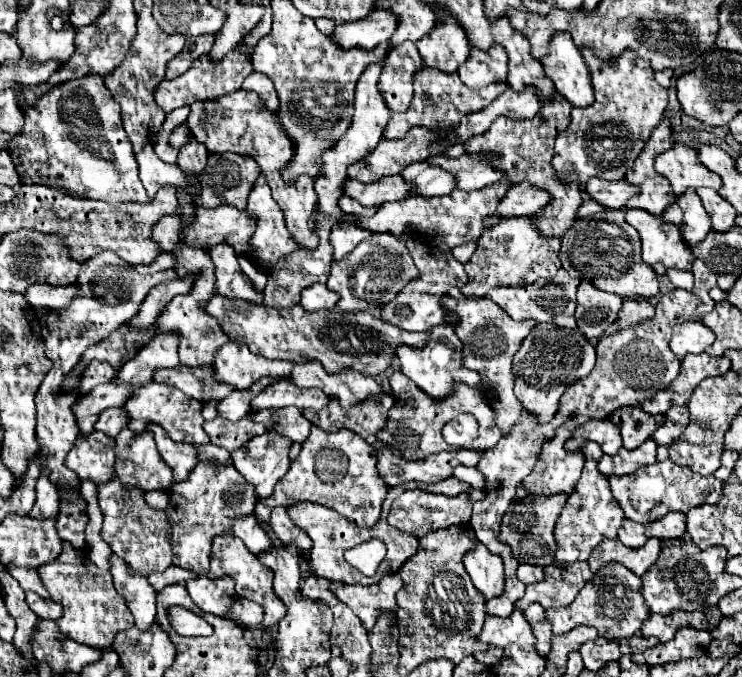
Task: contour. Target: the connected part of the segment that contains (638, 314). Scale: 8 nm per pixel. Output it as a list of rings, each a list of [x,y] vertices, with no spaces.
[[[622,297],[622,309],[618,311],[616,325],[618,329],[628,329],[640,325],[642,321],[650,321],[652,317],[654,317],[654,305],[646,297],[638,299]]]

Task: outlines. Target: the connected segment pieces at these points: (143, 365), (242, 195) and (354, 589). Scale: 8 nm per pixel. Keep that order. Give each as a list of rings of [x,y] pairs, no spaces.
[[[156,339],[152,341],[124,367],[118,371],[118,385],[130,385],[132,389],[140,389],[150,385],[152,373],[156,369],[176,367],[178,365],[178,353],[176,353],[176,339]]]
[[[212,153],[202,173],[202,205],[216,207],[220,203],[246,209],[248,193],[260,175],[258,163],[248,155]]]
[[[388,575],[374,585],[346,585],[346,583],[330,583],[330,591],[346,603],[362,621],[362,625],[370,631],[374,627],[376,615],[380,609],[396,611],[394,595],[400,591],[402,579],[400,575]]]

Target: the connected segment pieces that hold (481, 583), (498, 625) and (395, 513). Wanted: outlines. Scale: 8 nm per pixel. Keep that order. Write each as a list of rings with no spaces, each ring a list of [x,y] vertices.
[[[474,539],[474,545],[476,547],[464,555],[464,567],[476,589],[480,589],[486,599],[492,599],[504,589],[502,559],[500,555],[490,553],[484,543],[478,543],[478,539]]]
[[[514,609],[510,617],[486,617],[484,629],[480,633],[480,641],[488,645],[498,645],[498,647],[508,647],[510,643],[518,645],[534,645],[534,633],[530,623],[524,617],[522,609]]]
[[[410,489],[404,491],[390,509],[388,515],[388,523],[392,527],[398,527],[404,533],[410,533],[414,537],[424,537],[430,531],[438,531],[438,529],[446,529],[446,527],[454,527],[454,525],[466,525],[470,515],[472,515],[472,505],[484,497],[484,491],[480,489],[470,489],[468,493],[460,493],[454,497],[448,495],[436,495],[436,493],[428,493],[422,489]]]

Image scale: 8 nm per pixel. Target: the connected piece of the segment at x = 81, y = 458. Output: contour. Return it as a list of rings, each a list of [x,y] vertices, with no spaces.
[[[94,431],[88,439],[76,439],[76,445],[68,453],[66,467],[72,469],[80,481],[92,481],[96,485],[114,479],[114,439]]]

